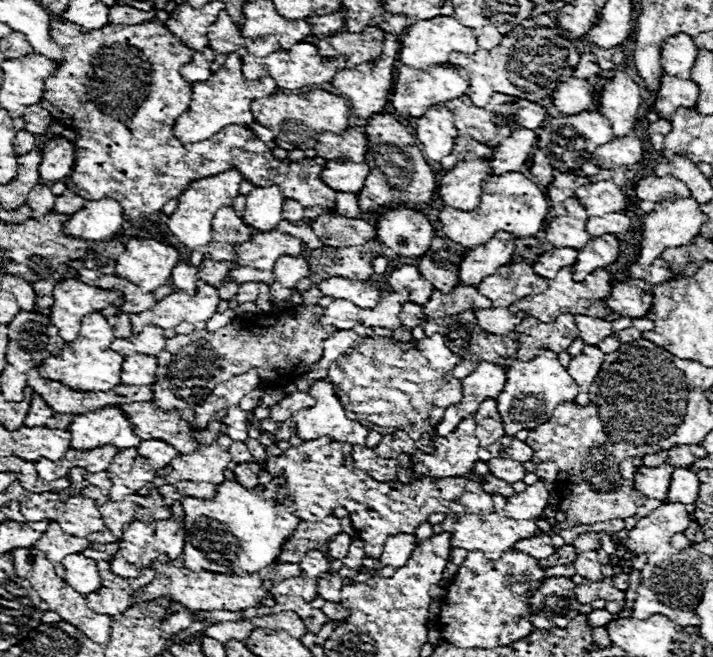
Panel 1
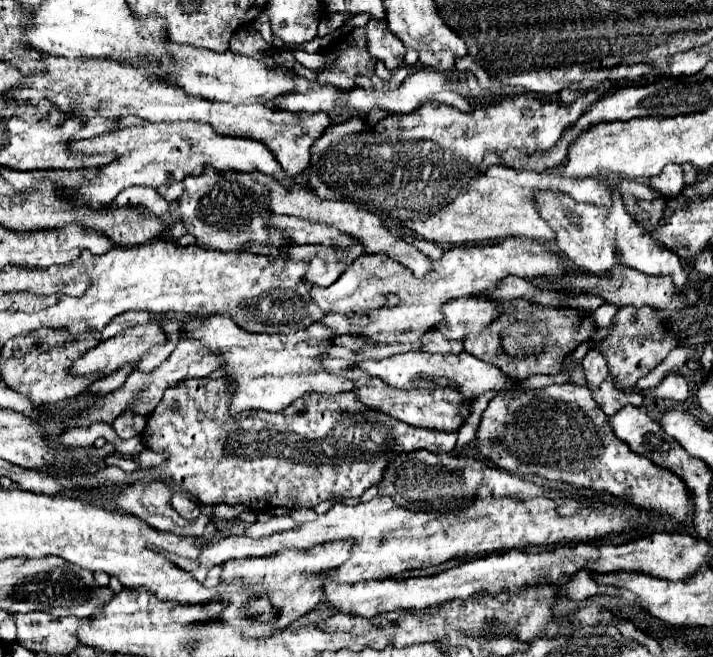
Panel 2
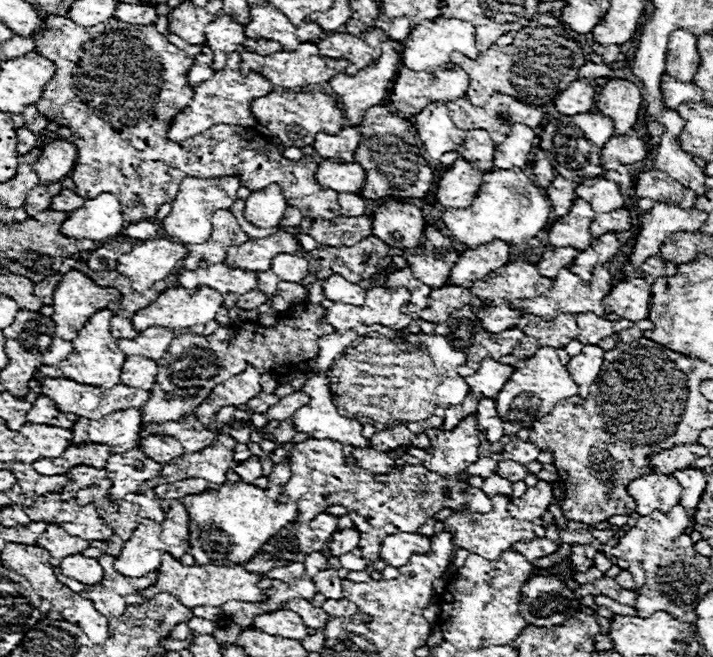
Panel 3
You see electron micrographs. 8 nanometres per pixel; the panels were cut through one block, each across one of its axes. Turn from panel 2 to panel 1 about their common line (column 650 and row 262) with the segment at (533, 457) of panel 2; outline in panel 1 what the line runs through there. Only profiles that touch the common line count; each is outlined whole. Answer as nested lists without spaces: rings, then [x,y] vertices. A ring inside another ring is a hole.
[[[499,231],[488,244],[468,250],[460,264],[460,282],[466,286],[478,286],[486,276],[494,274],[500,266],[512,262],[516,248],[516,238],[511,234]]]

